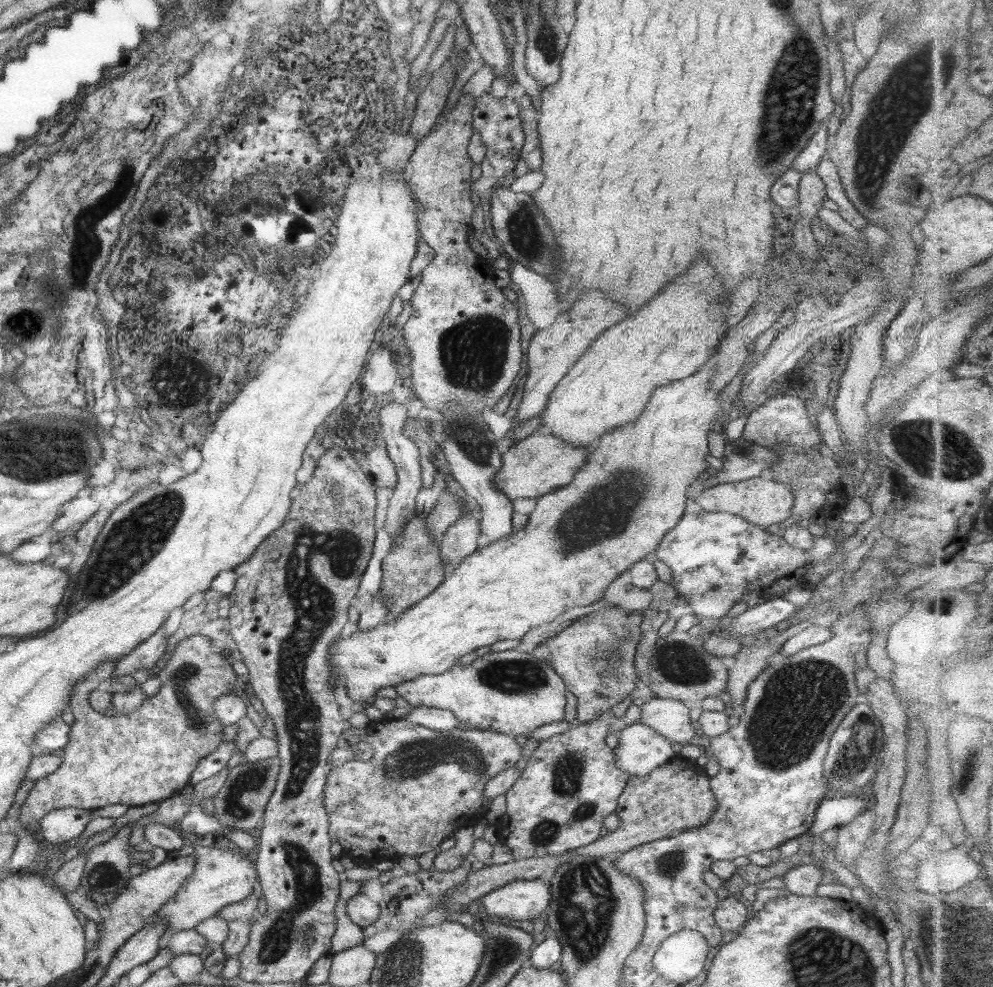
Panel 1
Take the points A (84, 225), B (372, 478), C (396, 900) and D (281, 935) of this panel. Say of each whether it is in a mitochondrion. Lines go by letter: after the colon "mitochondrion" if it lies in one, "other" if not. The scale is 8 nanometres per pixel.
A: mitochondrion
B: other
C: other
D: mitochondrion

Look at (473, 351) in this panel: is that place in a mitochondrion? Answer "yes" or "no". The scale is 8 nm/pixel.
yes

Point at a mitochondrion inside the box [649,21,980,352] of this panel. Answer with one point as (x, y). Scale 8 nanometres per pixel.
(912, 99)

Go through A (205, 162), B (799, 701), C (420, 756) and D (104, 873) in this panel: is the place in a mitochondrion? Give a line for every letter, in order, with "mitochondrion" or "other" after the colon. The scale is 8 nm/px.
A: other
B: mitochondrion
C: mitochondrion
D: mitochondrion

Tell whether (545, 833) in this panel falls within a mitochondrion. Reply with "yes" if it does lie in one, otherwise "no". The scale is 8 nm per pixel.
yes

